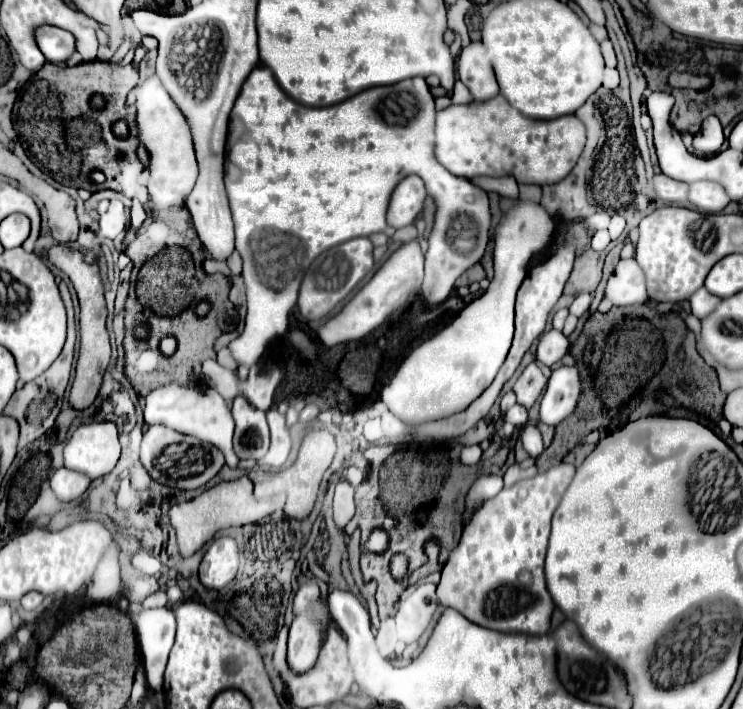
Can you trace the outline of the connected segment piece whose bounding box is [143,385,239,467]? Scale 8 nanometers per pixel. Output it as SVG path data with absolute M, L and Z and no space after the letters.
M165 385L165 387L153 389L153 393L149 393L145 397L145 409L143 411L145 411L145 423L147 425L153 425L153 423L167 425L167 427L173 427L175 431L193 435L195 439L201 439L205 443L213 443L215 447L221 447L221 451L225 453L227 465L237 467L239 459L231 447L235 423L231 417L231 409L223 397L197 397L197 389L193 389L193 387Z

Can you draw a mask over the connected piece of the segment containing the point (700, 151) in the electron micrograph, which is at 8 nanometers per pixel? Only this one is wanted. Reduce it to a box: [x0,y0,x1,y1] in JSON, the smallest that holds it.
[693,115,725,157]

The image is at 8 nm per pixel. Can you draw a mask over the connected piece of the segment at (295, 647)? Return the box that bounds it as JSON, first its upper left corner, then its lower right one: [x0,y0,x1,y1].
[287,595,333,673]

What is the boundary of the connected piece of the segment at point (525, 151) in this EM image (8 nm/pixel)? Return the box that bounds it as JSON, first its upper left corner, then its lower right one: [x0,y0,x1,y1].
[435,93,585,185]

